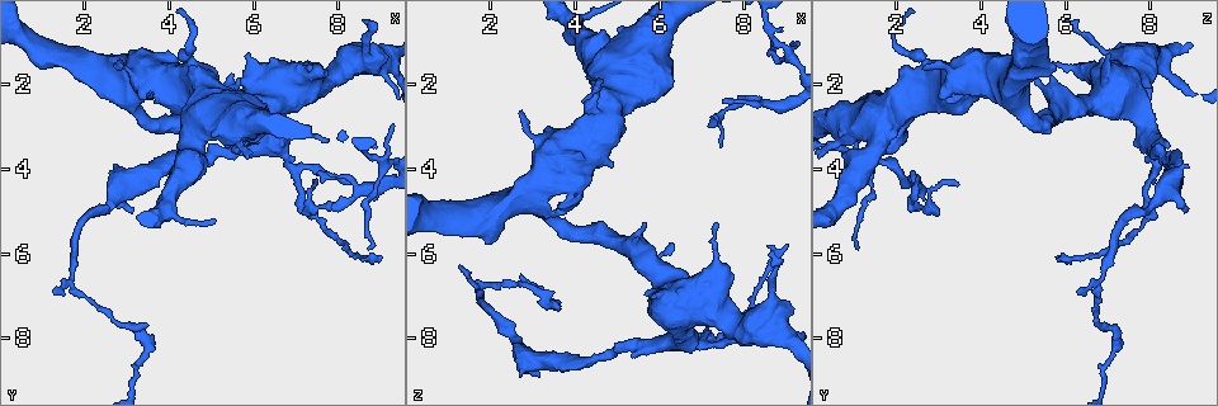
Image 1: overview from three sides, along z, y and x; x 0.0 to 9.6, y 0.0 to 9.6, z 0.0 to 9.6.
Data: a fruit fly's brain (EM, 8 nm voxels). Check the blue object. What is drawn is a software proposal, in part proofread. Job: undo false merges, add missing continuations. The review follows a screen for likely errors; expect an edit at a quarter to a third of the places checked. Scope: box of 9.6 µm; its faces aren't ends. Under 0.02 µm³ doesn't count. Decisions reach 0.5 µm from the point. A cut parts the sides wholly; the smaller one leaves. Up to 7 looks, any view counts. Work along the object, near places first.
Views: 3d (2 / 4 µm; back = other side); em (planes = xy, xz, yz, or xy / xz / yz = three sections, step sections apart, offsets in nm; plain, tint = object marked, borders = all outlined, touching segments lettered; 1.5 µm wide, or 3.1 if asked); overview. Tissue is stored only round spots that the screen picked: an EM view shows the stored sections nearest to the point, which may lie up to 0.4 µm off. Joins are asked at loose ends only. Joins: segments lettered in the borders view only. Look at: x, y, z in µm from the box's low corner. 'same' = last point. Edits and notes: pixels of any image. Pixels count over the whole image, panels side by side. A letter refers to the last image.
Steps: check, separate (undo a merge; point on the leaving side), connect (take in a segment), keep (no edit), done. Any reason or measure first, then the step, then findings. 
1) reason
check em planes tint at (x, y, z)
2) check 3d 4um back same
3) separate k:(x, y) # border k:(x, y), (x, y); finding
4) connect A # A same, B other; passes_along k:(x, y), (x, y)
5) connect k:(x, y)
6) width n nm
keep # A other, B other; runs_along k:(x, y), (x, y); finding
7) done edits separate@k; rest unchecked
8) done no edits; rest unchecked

abrupt turn
check 3d 4um at (3.30, 7.80, 7.25)

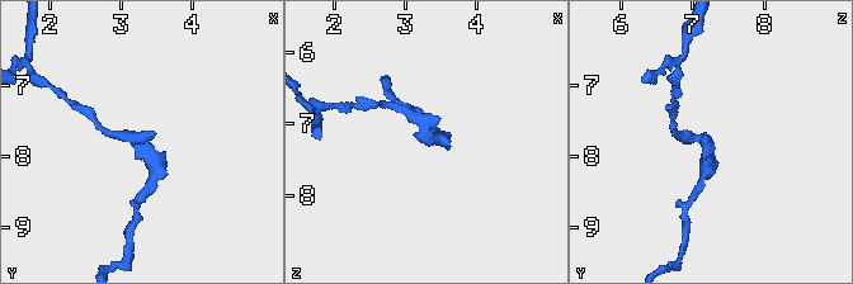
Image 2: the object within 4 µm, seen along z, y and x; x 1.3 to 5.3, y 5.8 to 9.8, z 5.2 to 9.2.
check em planes tint at (3.35, 7.80, 7.20)

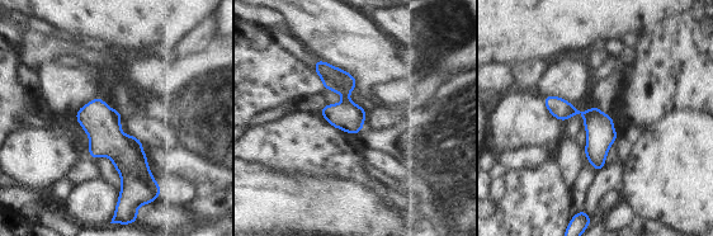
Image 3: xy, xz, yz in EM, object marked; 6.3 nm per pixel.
check em planes borders same

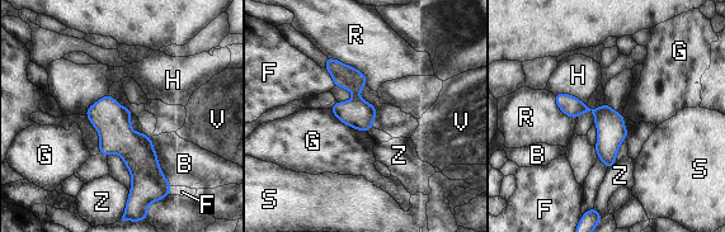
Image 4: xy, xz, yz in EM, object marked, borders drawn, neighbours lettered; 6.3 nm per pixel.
keep # B other, F other, G other, H other, R other, S other, V other, Z other; border 4:(329, 109), (348, 127); all the same neuron

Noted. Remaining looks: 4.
free end
check 3d 2um at (7.35, 1.60, 5.30)

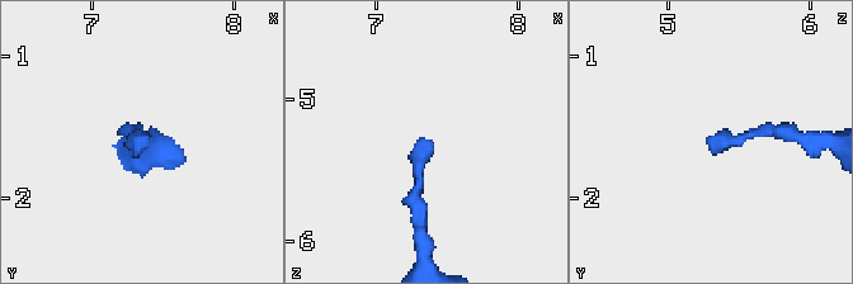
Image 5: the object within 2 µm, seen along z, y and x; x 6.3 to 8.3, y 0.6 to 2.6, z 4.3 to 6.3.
now the EM
check em planes borders at (7.34, 1.60, 5.26)

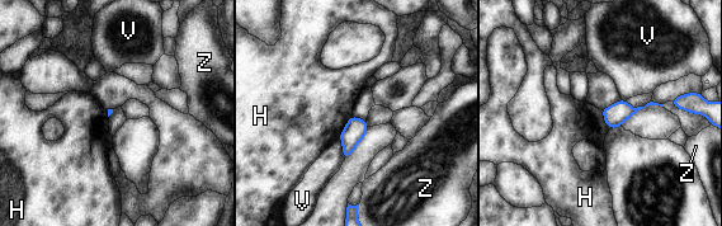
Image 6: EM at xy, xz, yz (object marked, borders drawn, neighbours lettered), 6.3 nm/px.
keep # H other, V other, Z other; border 6:(352, 114), (338, 139); none of them fits

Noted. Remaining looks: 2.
end of a long branch
check em planes borders at (9.00, 6.10, 5.85)

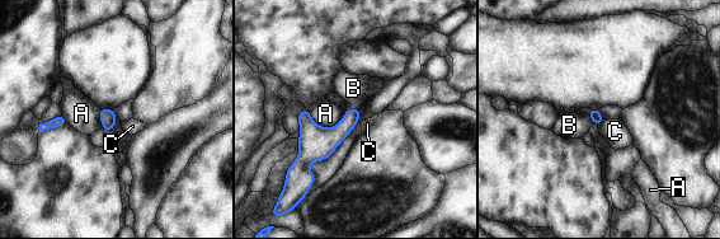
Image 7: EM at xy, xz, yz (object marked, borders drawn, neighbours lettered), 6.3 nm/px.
width 70 nm
connect 7:(352, 88) # A other, B same, C other; the neuron continues

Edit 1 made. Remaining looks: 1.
done edits connect@7; rest unchecked

